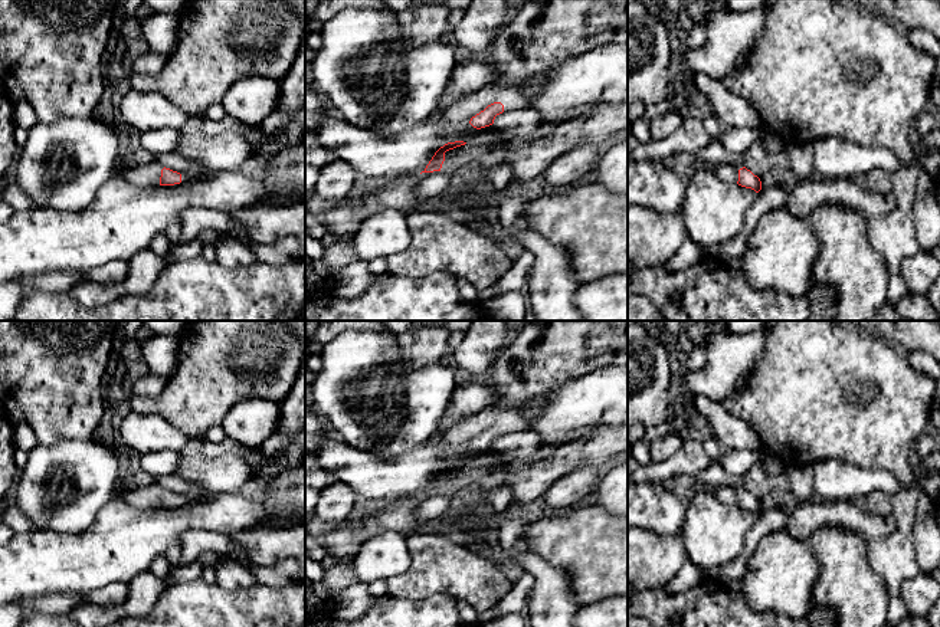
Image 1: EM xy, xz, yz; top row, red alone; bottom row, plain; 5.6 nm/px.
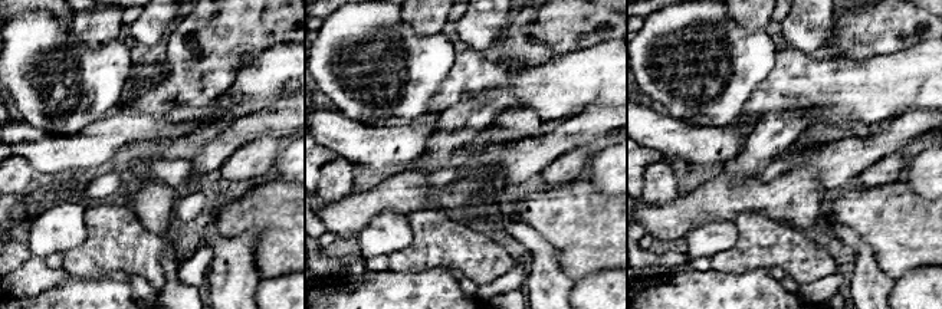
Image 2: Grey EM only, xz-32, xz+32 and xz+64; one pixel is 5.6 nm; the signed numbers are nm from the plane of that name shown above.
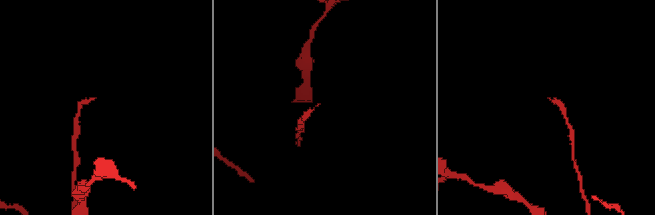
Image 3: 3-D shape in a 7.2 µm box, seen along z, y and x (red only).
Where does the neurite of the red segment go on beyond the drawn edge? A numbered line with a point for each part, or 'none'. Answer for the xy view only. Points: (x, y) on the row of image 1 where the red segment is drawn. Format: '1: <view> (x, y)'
1: xy (148, 174)

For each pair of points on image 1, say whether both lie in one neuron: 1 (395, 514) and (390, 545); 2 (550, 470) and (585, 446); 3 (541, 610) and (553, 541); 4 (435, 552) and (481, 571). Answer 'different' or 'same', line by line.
1: different
2: same
3: different
4: same

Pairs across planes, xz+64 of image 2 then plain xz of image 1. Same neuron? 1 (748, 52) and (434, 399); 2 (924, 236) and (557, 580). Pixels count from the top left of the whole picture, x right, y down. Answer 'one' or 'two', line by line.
1: one
2: two

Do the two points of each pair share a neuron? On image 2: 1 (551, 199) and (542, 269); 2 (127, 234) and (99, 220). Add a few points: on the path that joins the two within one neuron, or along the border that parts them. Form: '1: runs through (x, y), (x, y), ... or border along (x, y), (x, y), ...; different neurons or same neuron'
1: border along (517, 222), (542, 236), (557, 250), (564, 269); different neurons
2: runs through (120, 234), (115, 234), (107, 226); same neuron

